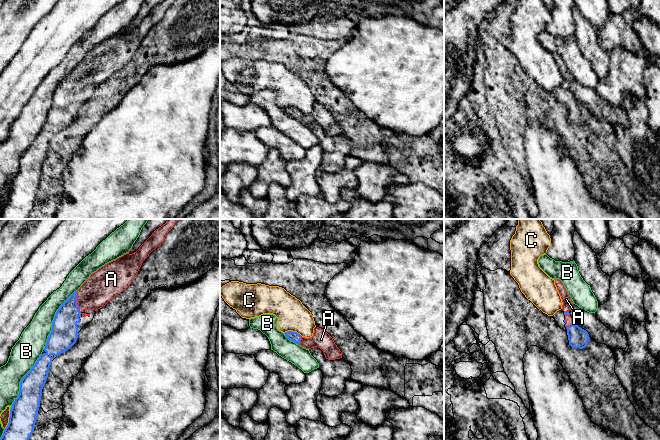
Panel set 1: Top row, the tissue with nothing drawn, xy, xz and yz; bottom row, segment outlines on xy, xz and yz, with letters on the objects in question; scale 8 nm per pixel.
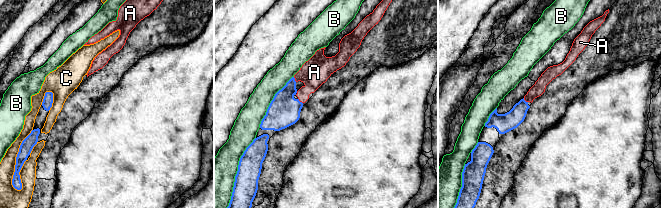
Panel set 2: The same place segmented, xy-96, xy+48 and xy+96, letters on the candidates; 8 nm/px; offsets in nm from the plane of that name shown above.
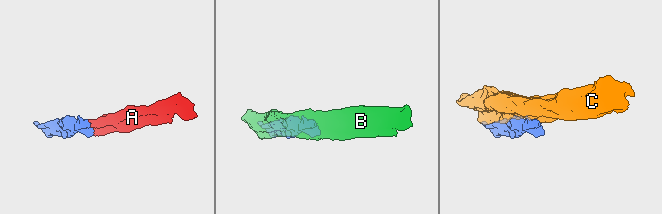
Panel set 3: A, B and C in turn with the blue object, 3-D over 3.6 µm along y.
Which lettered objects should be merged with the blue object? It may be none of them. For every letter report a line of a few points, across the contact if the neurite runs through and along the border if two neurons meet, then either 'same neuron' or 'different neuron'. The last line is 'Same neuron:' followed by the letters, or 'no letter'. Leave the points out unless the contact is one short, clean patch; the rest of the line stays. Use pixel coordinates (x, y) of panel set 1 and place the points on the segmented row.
A: line xy (64, 331), (66, 317), (76, 303), (91, 296), (102, 286); same neuron
B: different neuron
C: different neuron
Same neuron: A

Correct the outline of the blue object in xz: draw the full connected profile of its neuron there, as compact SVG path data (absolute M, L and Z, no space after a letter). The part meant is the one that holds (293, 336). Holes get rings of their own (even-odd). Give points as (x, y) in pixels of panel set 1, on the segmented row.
M319 327L314 330L313 336L310 338L302 337L300 334L293 331L285 332L285 336L306 349L314 347L320 348L325 358L328 360L342 358L342 352L335 344L333 338L324 329Z

